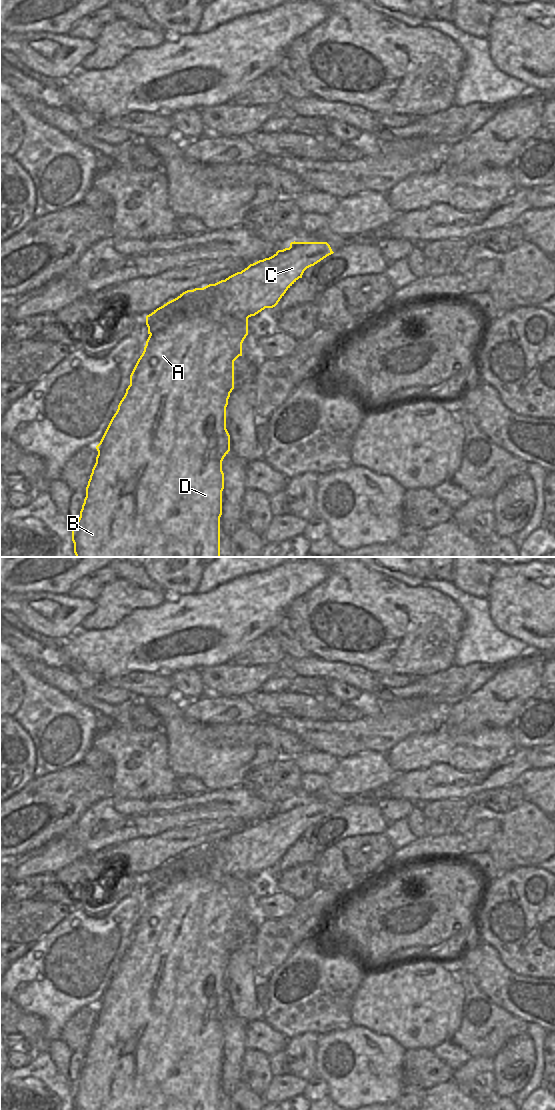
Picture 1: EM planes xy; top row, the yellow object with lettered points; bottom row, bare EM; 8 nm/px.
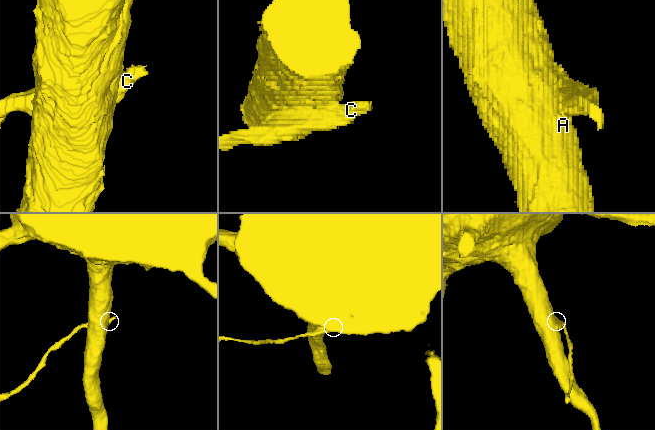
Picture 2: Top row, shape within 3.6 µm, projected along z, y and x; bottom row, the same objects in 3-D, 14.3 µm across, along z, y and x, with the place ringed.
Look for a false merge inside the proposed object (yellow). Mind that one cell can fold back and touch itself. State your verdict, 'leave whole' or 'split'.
split

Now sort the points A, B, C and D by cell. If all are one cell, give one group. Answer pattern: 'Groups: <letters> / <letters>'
Groups: A B D / C

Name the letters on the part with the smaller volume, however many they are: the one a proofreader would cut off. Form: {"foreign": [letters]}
{"foreign": ["C"]}

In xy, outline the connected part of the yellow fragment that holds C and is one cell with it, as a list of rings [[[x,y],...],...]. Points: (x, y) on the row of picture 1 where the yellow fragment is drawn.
[[[291,242],[289,248],[278,250],[273,256],[250,264],[225,280],[203,288],[187,290],[146,316],[148,334],[151,334],[183,318],[207,316],[215,322],[227,318],[249,318],[265,308],[275,307],[286,291],[299,279],[304,271],[333,254],[327,242]]]

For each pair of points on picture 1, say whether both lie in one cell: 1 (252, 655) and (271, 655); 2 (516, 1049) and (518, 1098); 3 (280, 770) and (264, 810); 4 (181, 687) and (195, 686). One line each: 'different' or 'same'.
1: same
2: different
3: different
4: same

